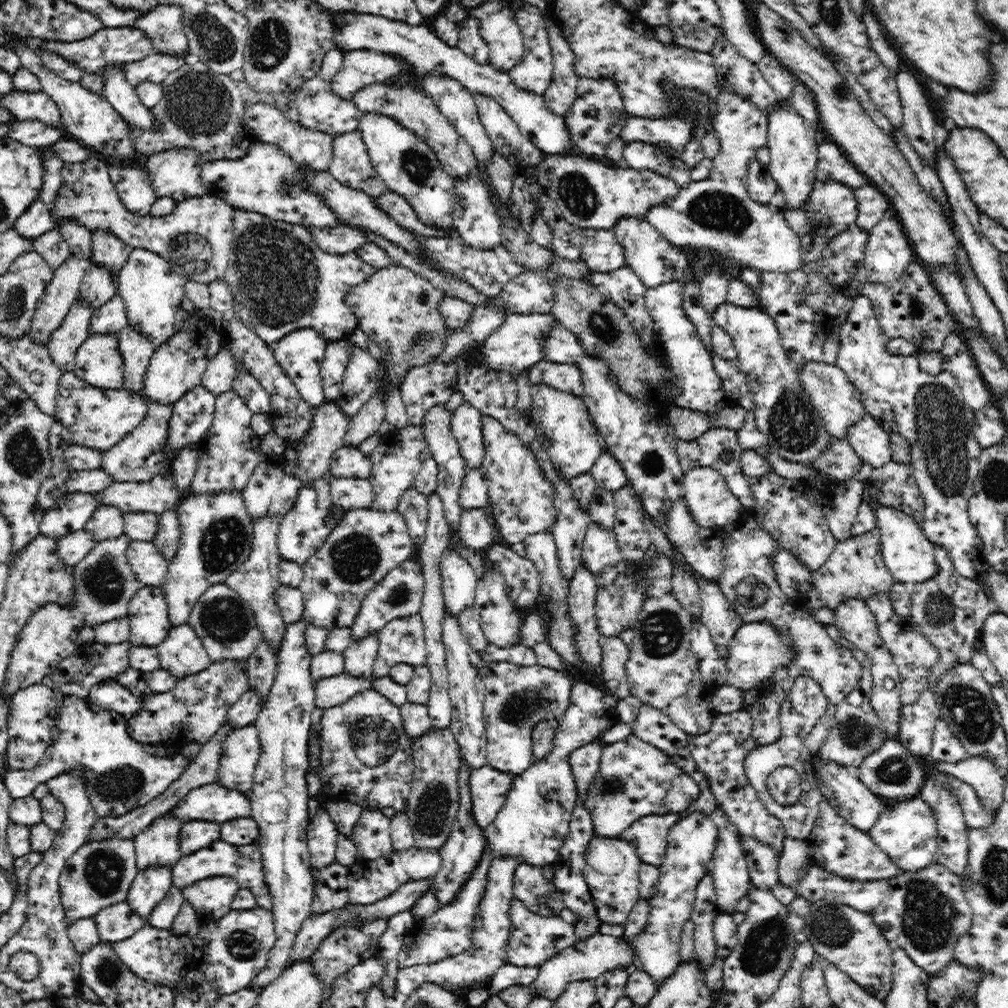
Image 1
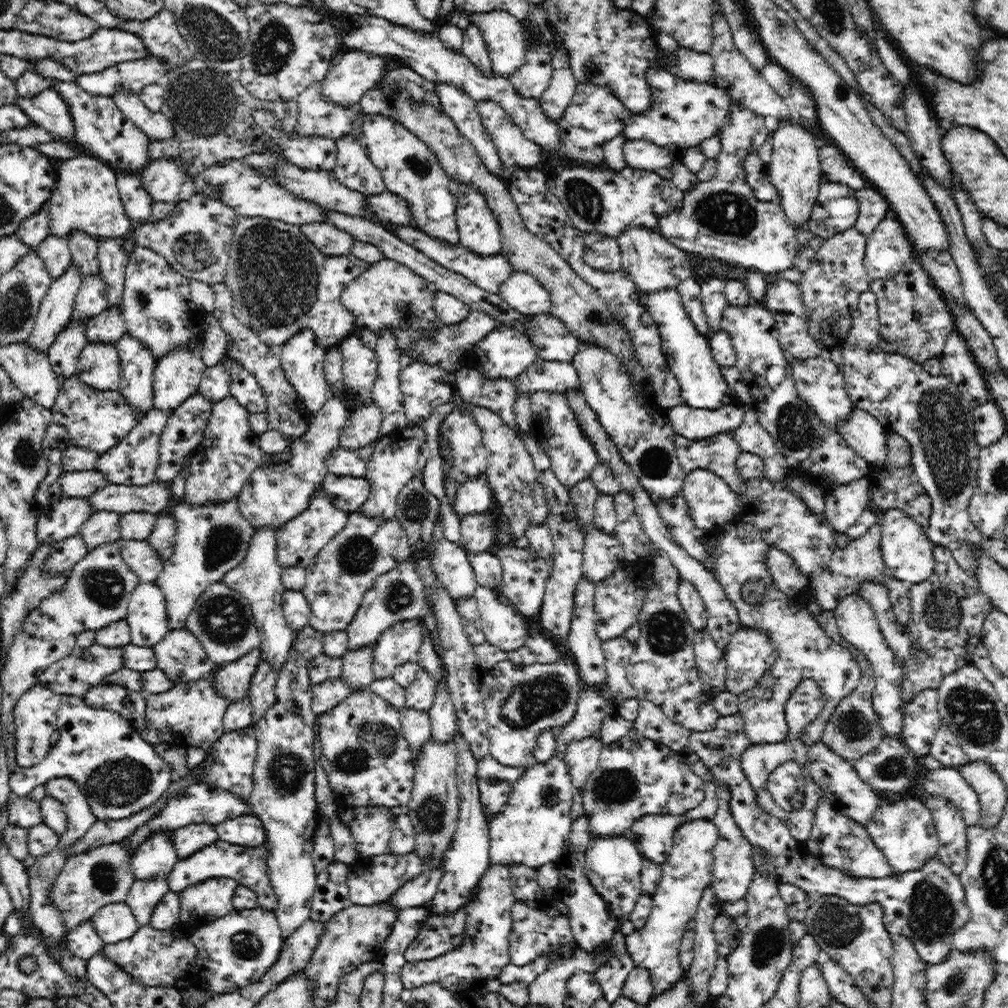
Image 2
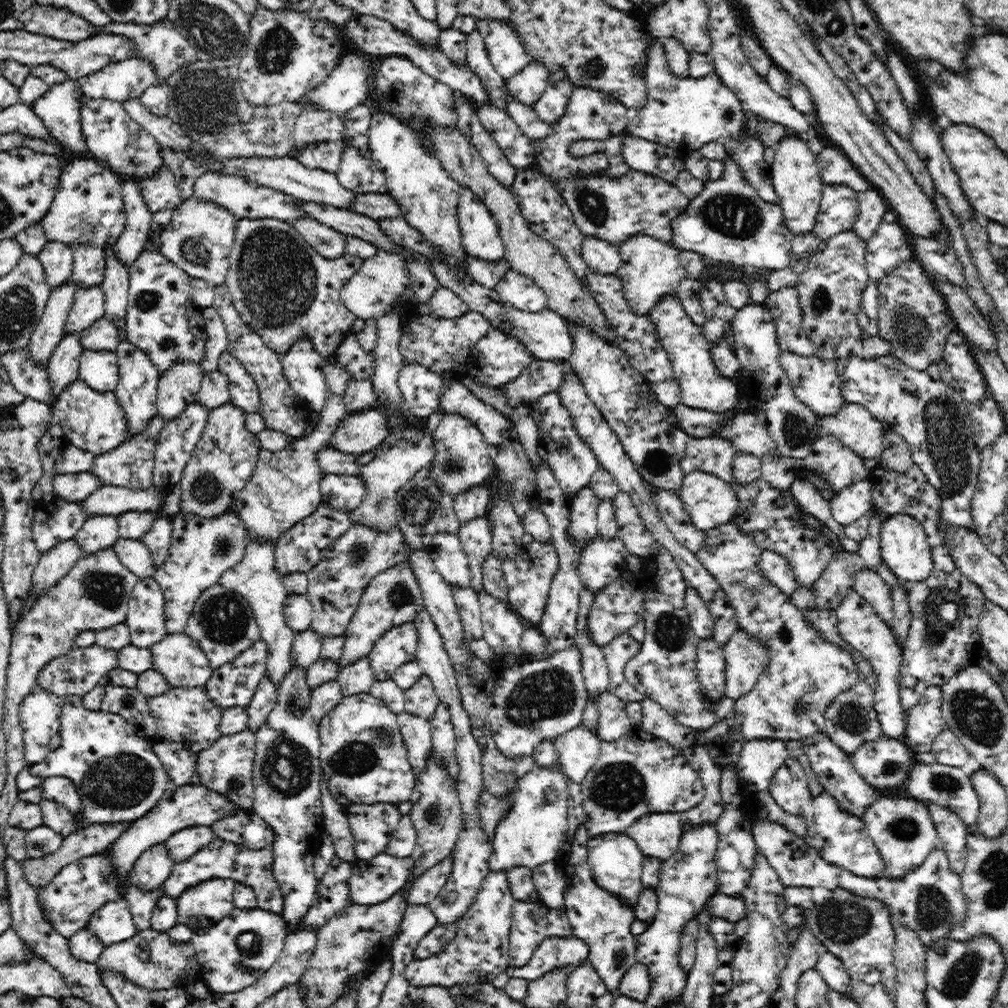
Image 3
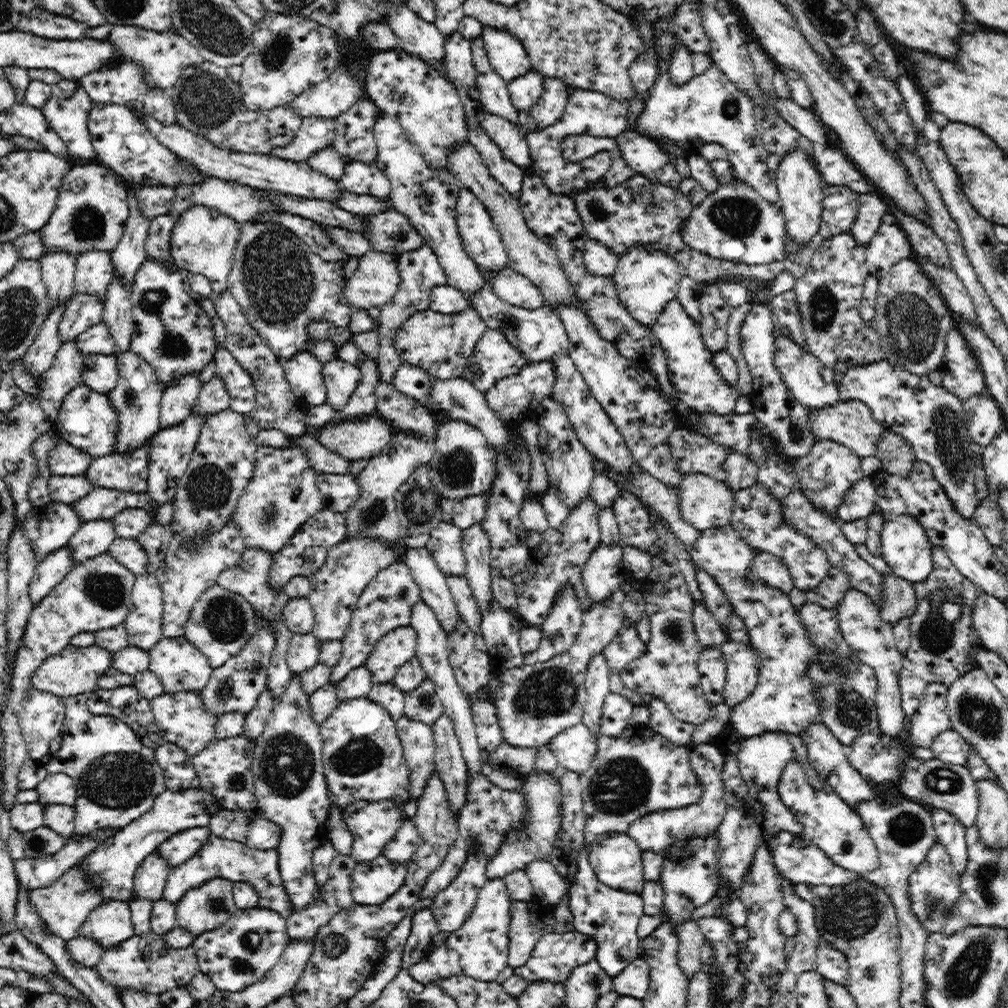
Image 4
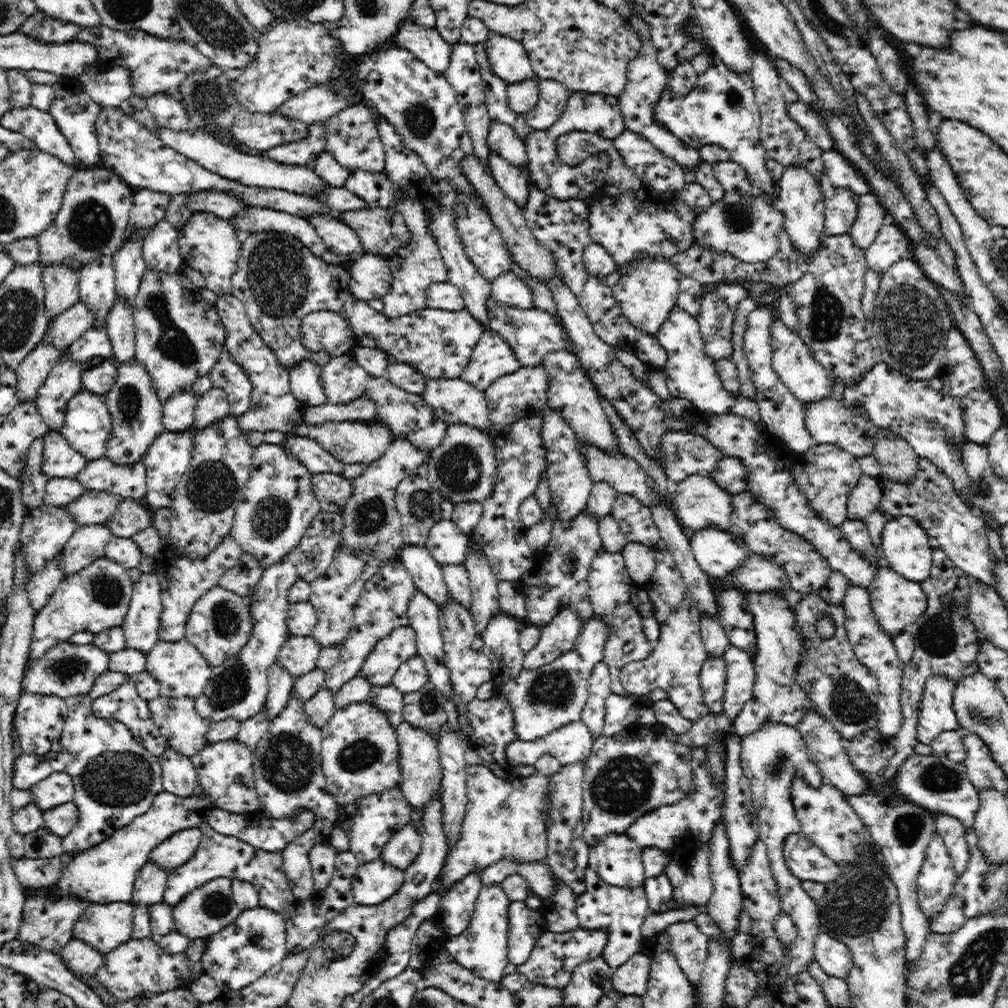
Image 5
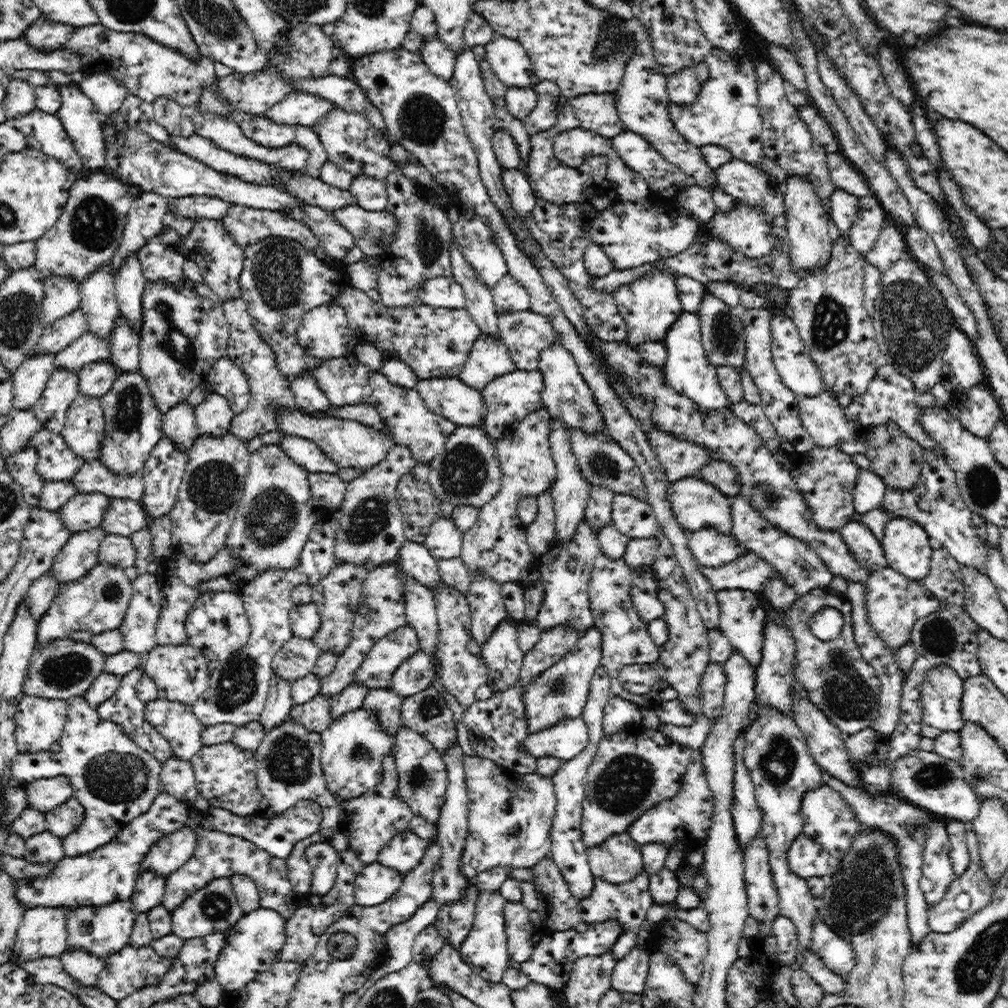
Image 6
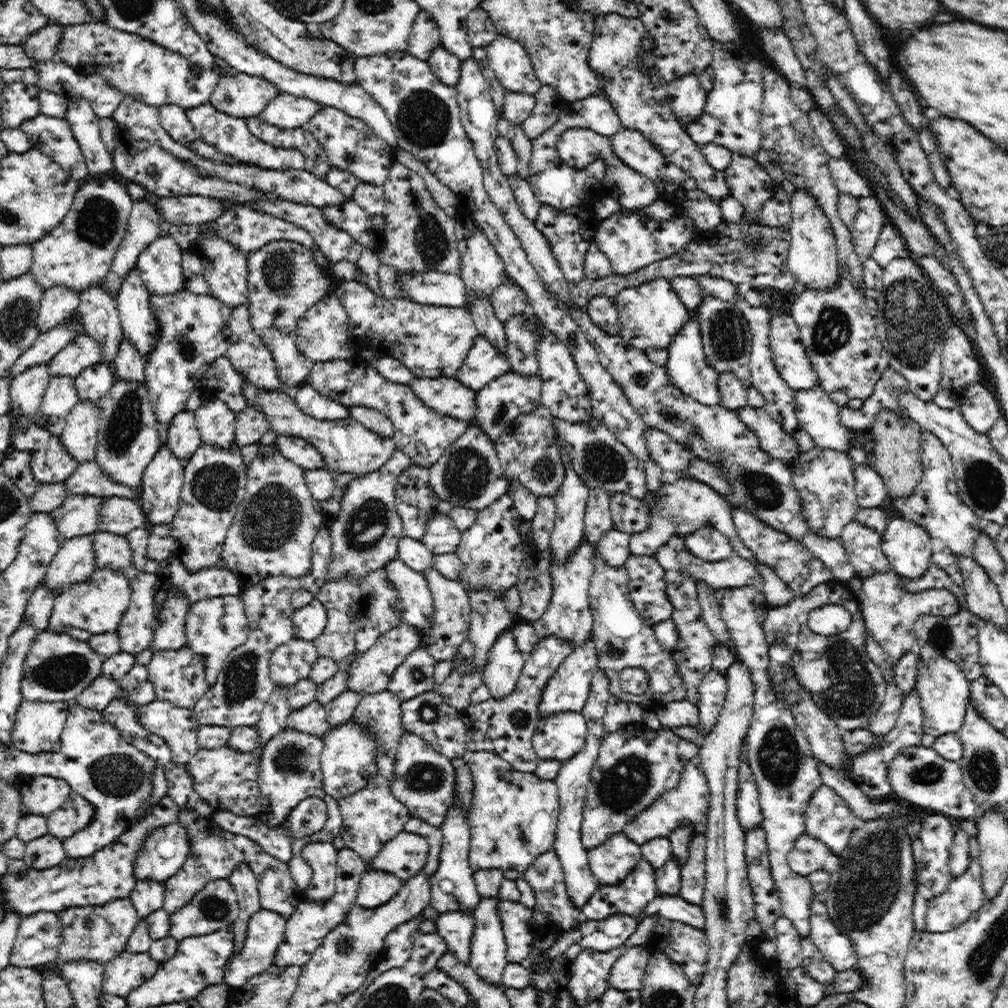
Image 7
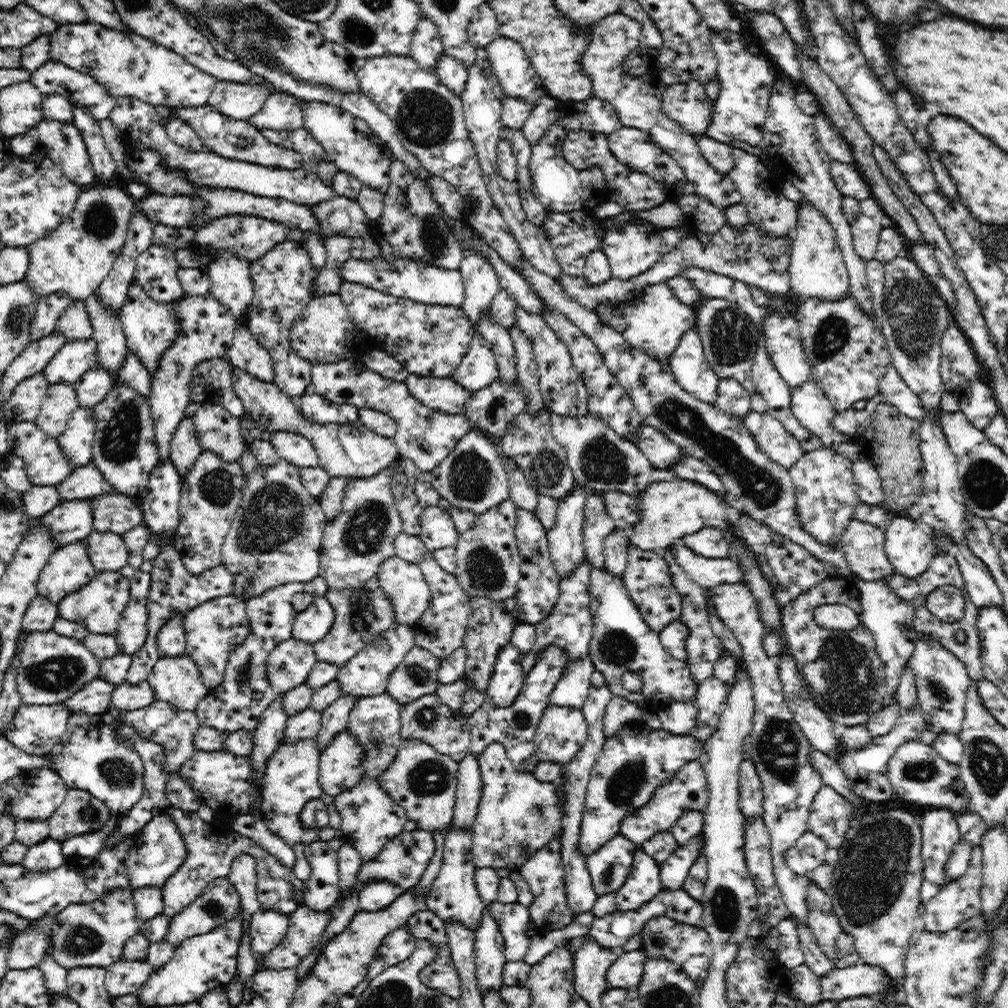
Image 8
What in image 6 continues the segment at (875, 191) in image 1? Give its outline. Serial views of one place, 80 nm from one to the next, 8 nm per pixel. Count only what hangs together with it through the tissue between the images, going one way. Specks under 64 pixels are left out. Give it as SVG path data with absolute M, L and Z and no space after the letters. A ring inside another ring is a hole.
M863 197L859 200L856 221L846 236L858 252L865 254L874 246L888 220L888 213L876 197Z

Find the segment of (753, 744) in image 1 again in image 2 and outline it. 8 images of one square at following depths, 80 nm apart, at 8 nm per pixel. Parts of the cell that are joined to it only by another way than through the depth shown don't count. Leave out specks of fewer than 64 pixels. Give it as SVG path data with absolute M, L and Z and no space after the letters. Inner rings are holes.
M737 713L718 718L712 730L693 732L686 751L693 752L702 760L714 776L717 788L724 785L730 791L730 815L748 842L771 856L778 882L797 886L806 893L807 898L817 895L820 900L826 900L828 896L836 895L856 906L878 903L882 907L884 927L893 939L908 938L926 966L943 963L953 949L953 936L968 924L971 917L959 875L954 874L936 856L915 871L877 879L856 878L822 865L810 852L804 850L803 841L790 835L788 827L779 818L768 814L757 803L756 791L748 783L741 768L741 756L751 744L745 733L744 717Z

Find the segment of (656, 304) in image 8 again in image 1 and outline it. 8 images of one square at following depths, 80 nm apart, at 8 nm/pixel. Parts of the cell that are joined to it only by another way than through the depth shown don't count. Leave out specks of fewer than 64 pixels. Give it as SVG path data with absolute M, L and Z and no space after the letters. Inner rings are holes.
M624 216L616 222L612 230L623 246L627 266L640 277L647 288L684 278L684 270L688 268L688 258L680 247L664 239L664 236L660 235L644 218Z

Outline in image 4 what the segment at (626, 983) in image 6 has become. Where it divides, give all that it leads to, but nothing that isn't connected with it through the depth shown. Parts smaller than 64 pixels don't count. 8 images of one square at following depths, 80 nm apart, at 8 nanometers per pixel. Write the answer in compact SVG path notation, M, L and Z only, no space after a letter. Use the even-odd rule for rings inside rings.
M638 957L613 978L615 991L622 996L631 996L641 1001L649 989L651 967Z

